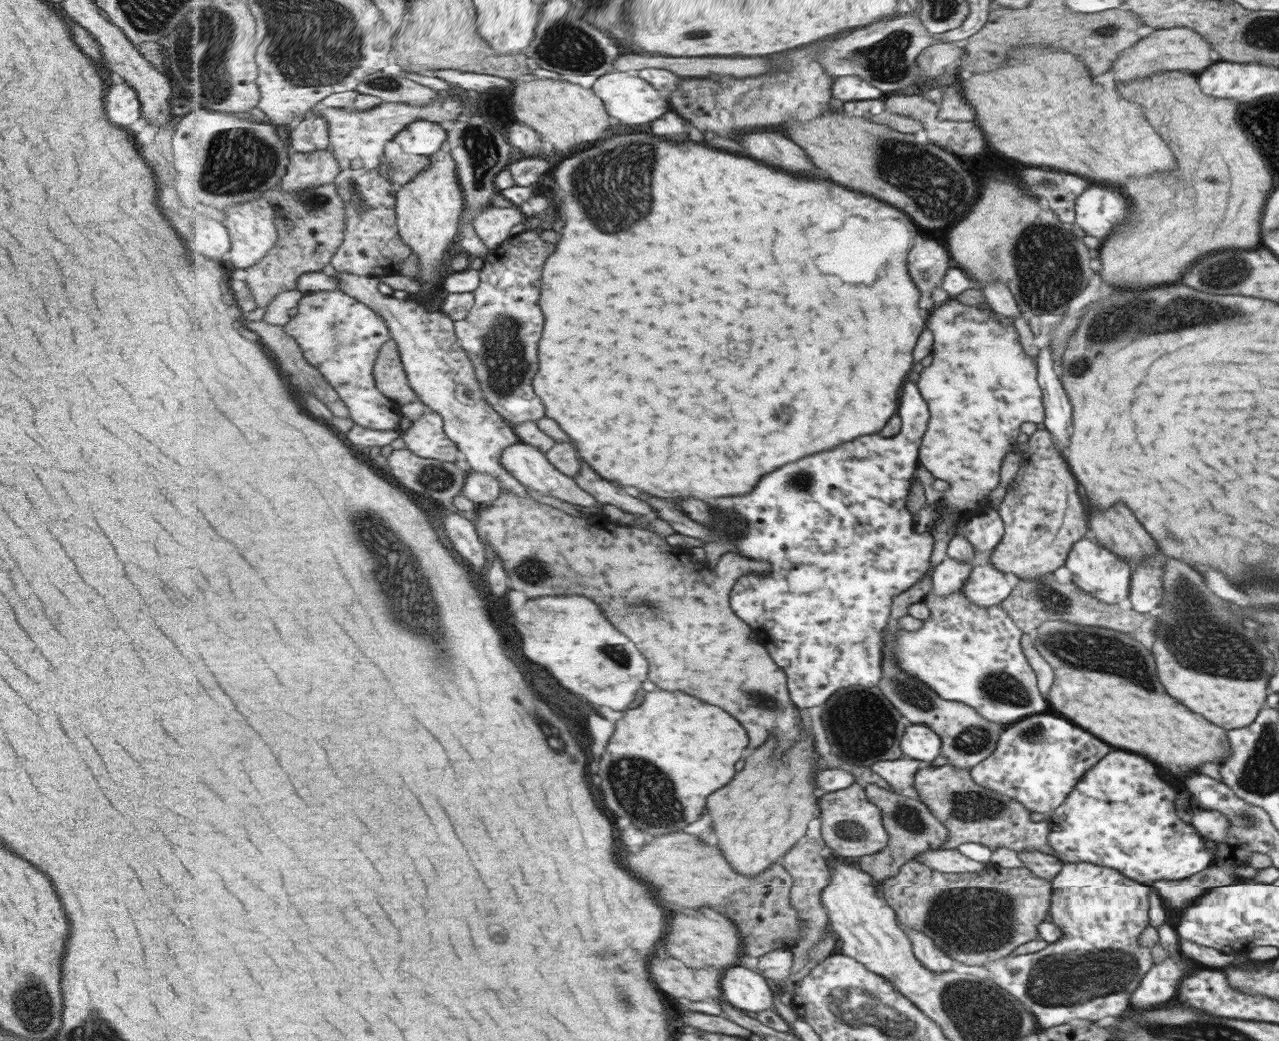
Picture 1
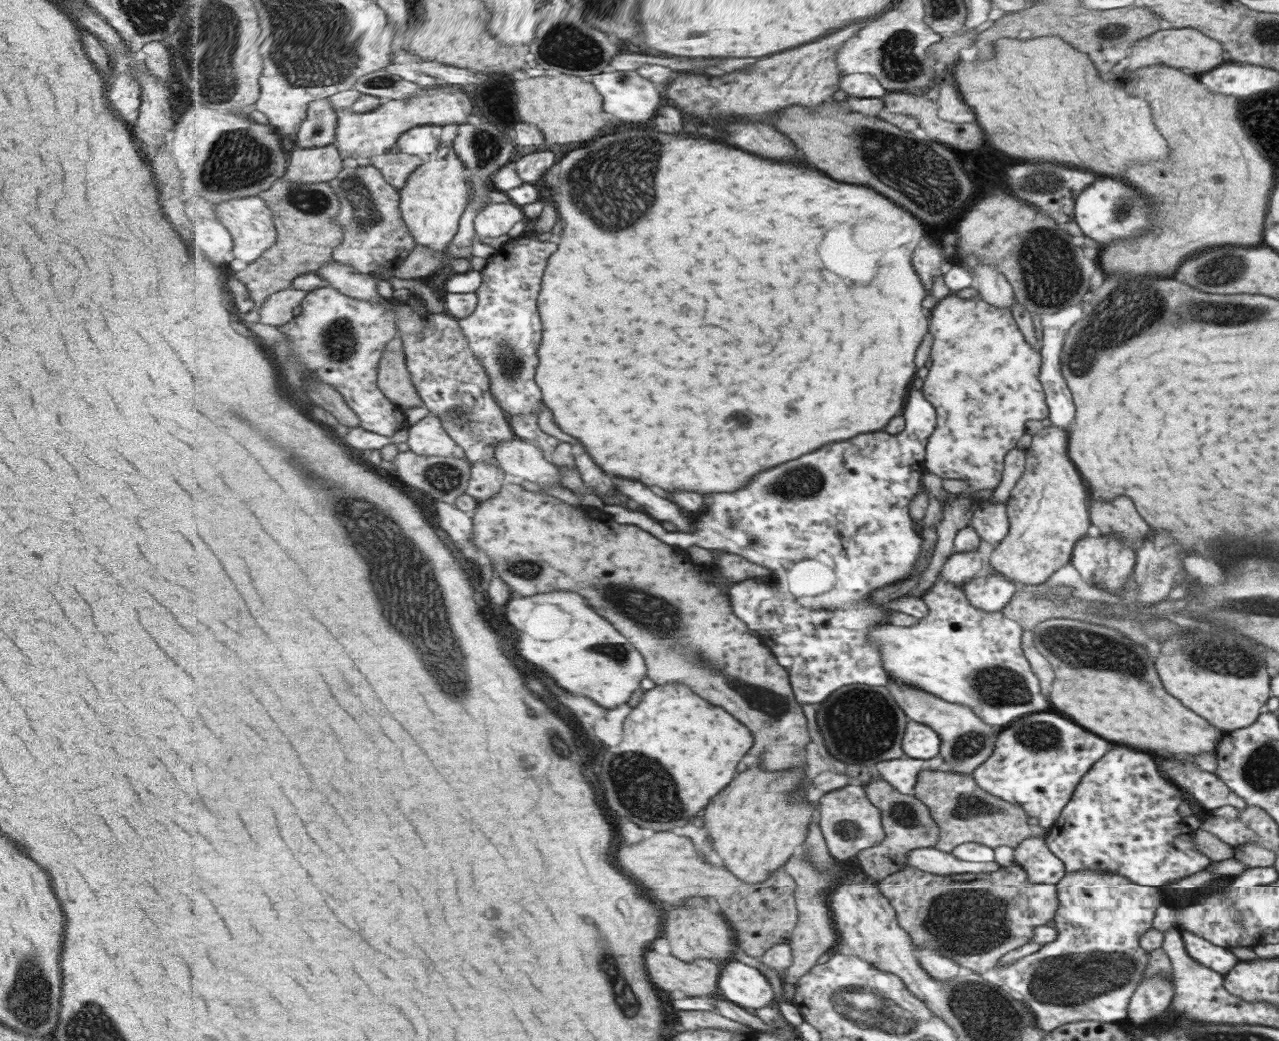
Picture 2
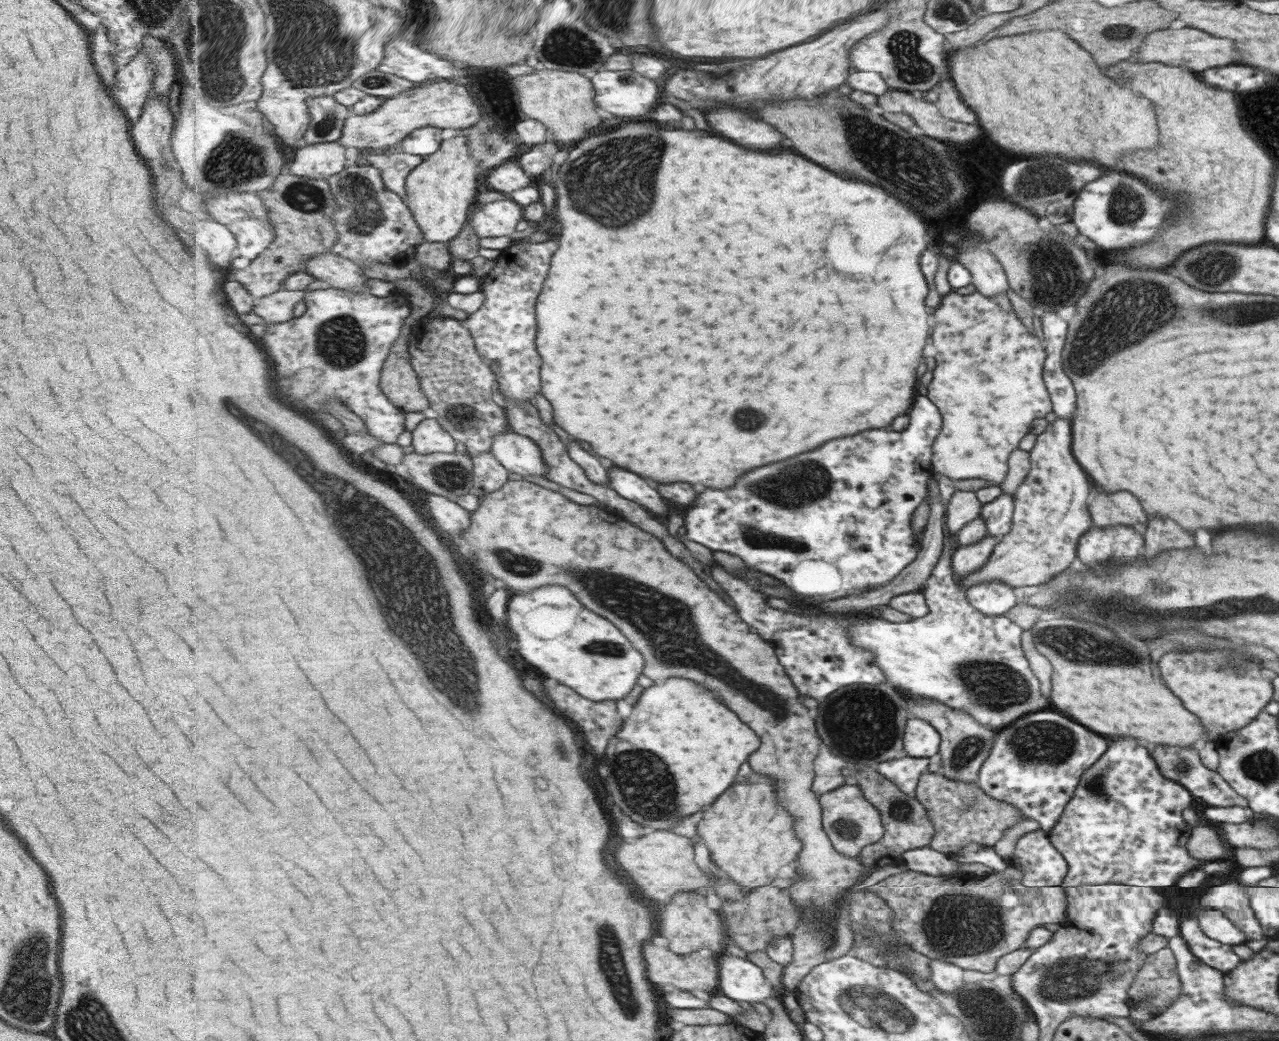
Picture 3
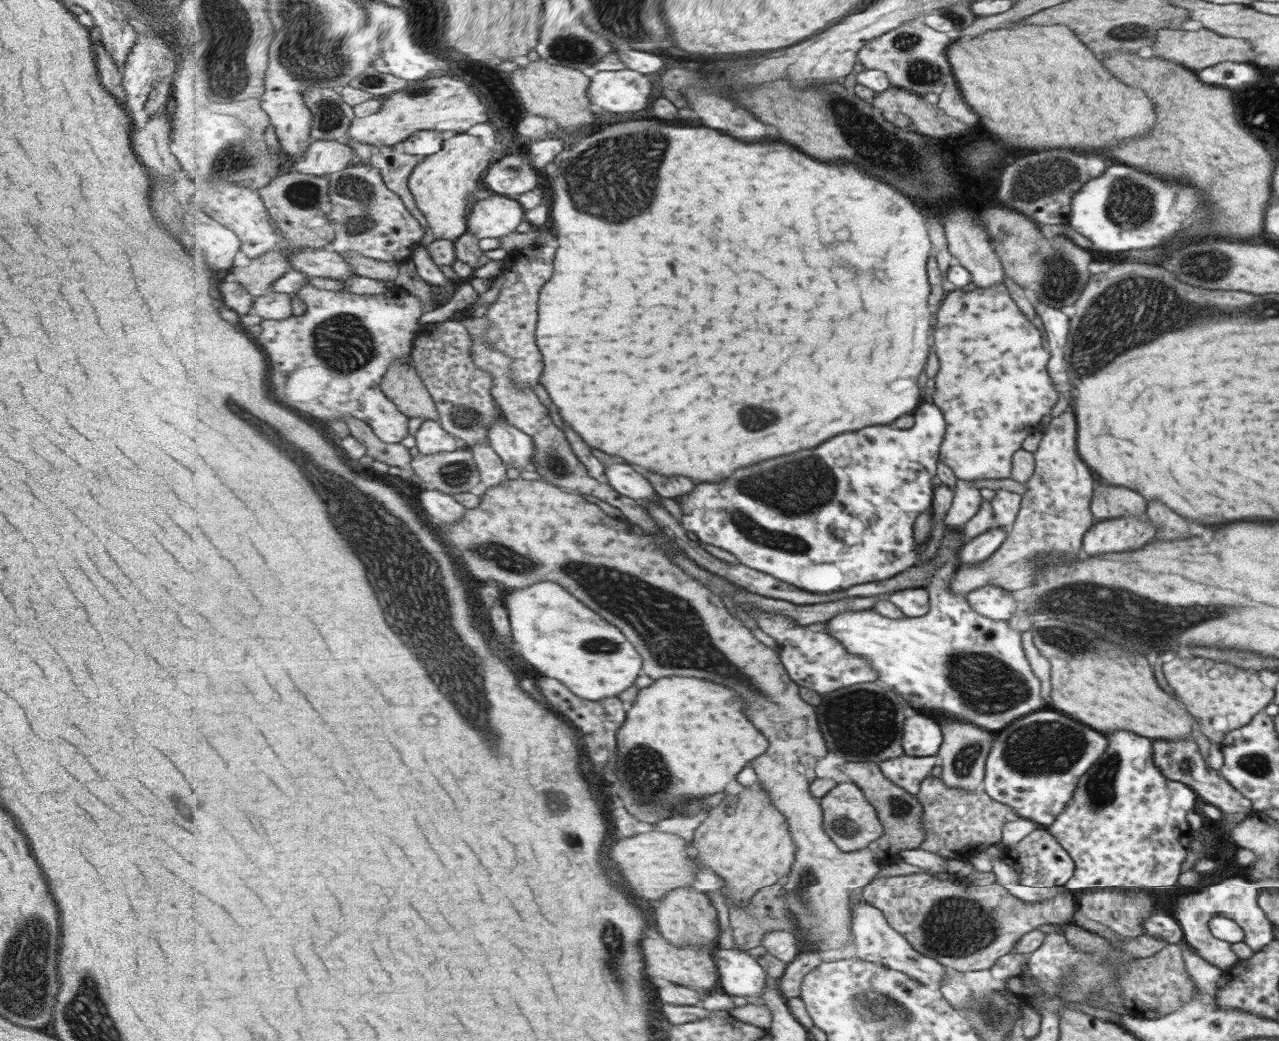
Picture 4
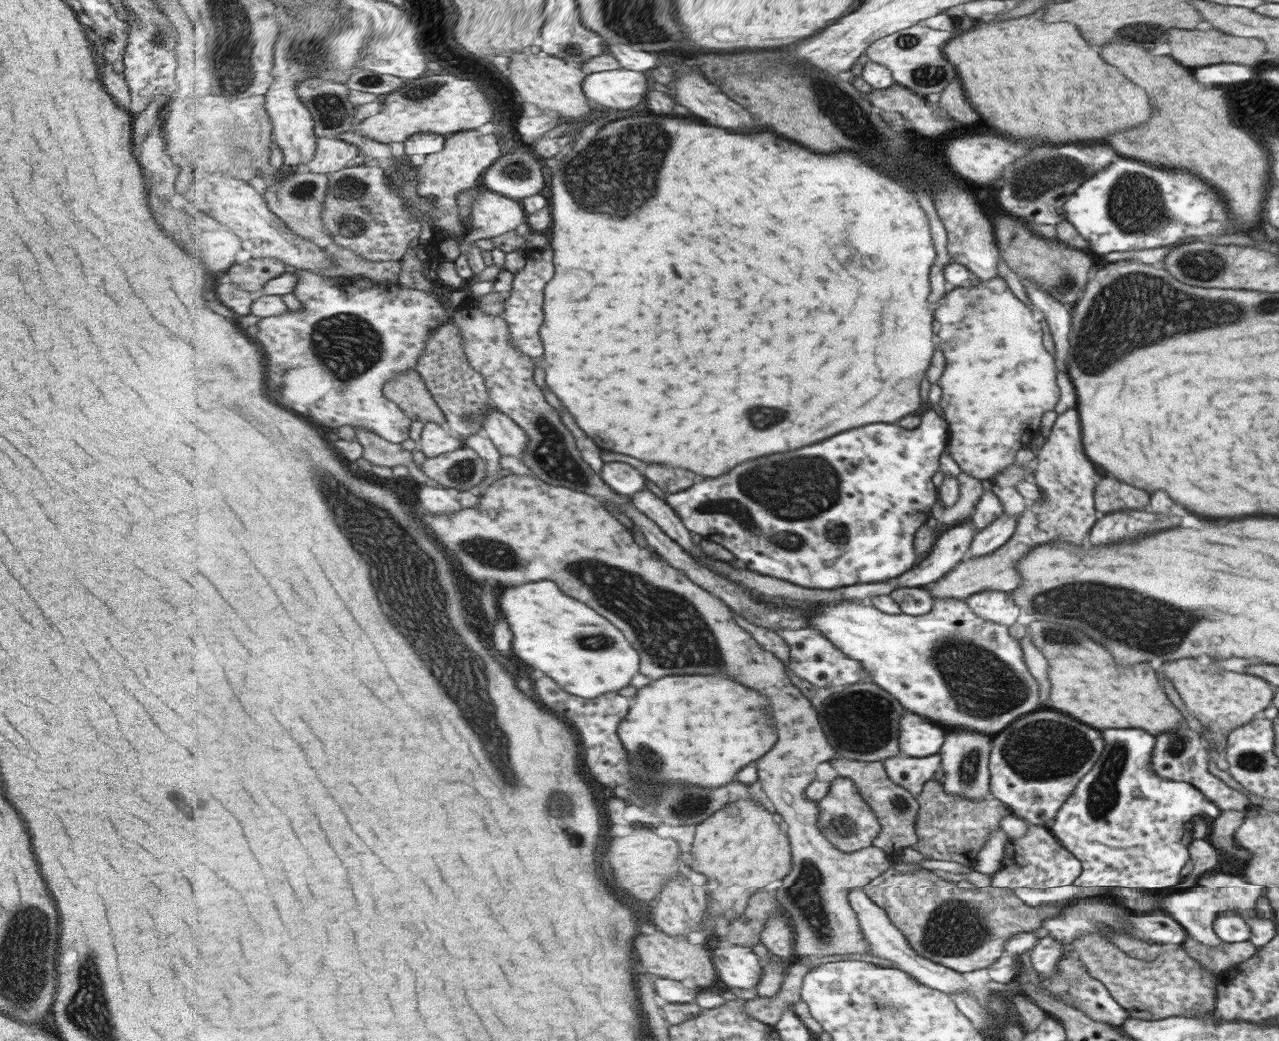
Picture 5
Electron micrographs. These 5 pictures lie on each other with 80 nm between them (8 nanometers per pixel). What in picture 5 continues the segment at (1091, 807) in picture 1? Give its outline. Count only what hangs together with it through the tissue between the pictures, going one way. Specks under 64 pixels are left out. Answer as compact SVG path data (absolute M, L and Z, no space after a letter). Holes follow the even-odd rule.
M1107 728L1103 730L1103 738L1107 738L1103 754L1049 823L1051 834L1082 865L1080 876L1072 884L1081 888L1171 888L1179 882L1179 870L1189 860L1187 844L1191 842L1191 818L1209 812L1214 819L1220 810L1191 783L1159 778L1149 770L1151 748L1155 742L1151 733L1135 728Z

